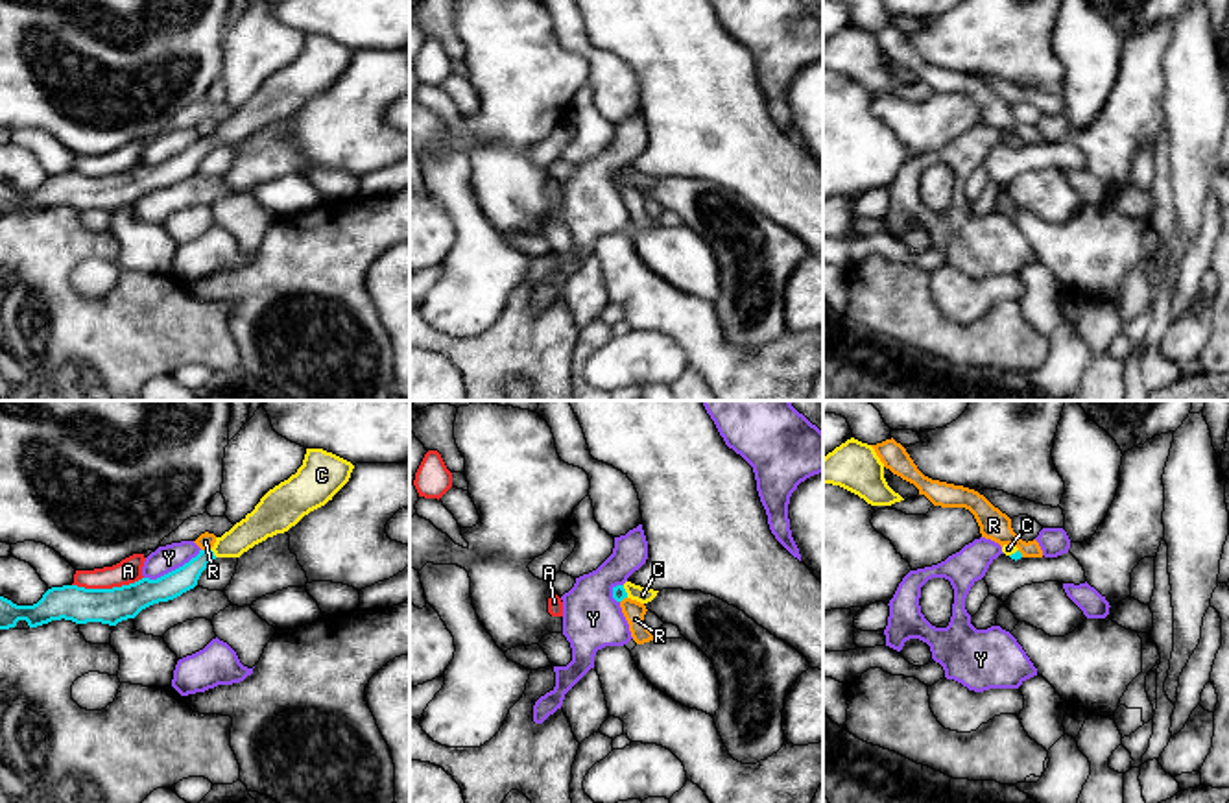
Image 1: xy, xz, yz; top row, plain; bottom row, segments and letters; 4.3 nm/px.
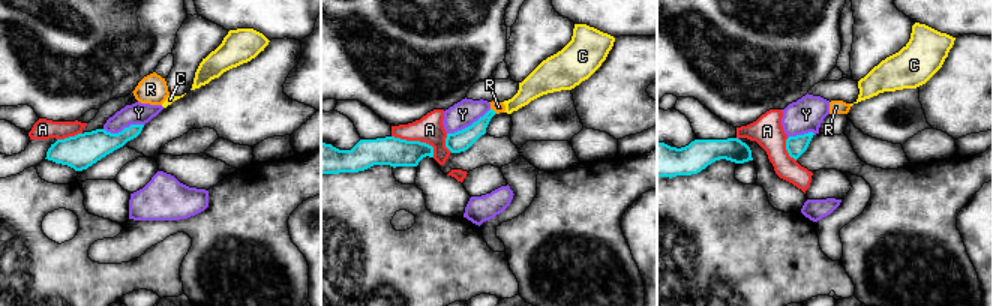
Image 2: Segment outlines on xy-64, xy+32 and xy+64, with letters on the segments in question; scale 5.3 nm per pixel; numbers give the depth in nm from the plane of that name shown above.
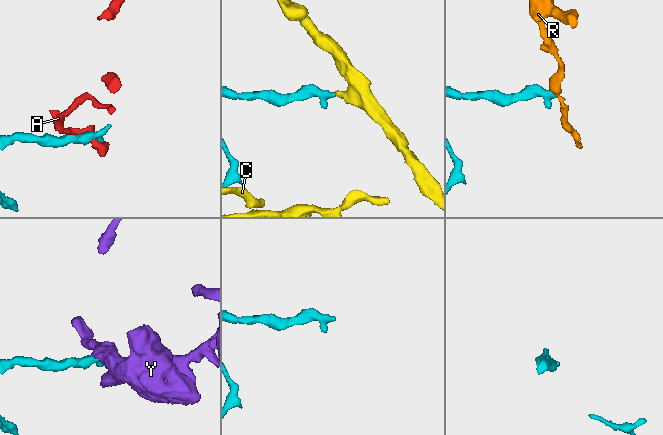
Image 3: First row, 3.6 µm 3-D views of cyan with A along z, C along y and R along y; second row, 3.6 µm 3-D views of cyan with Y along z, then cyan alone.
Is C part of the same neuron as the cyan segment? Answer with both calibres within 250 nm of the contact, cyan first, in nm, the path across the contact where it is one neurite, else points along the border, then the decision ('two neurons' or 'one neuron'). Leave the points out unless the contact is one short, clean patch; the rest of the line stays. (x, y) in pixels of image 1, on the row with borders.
120/140 nm | across xy (170, 586), (213, 552), (231, 545), (259, 525) | one neuron

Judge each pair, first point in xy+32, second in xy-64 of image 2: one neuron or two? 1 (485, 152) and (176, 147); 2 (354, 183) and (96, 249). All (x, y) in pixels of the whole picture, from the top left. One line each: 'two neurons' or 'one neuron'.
1: two neurons
2: two neurons

